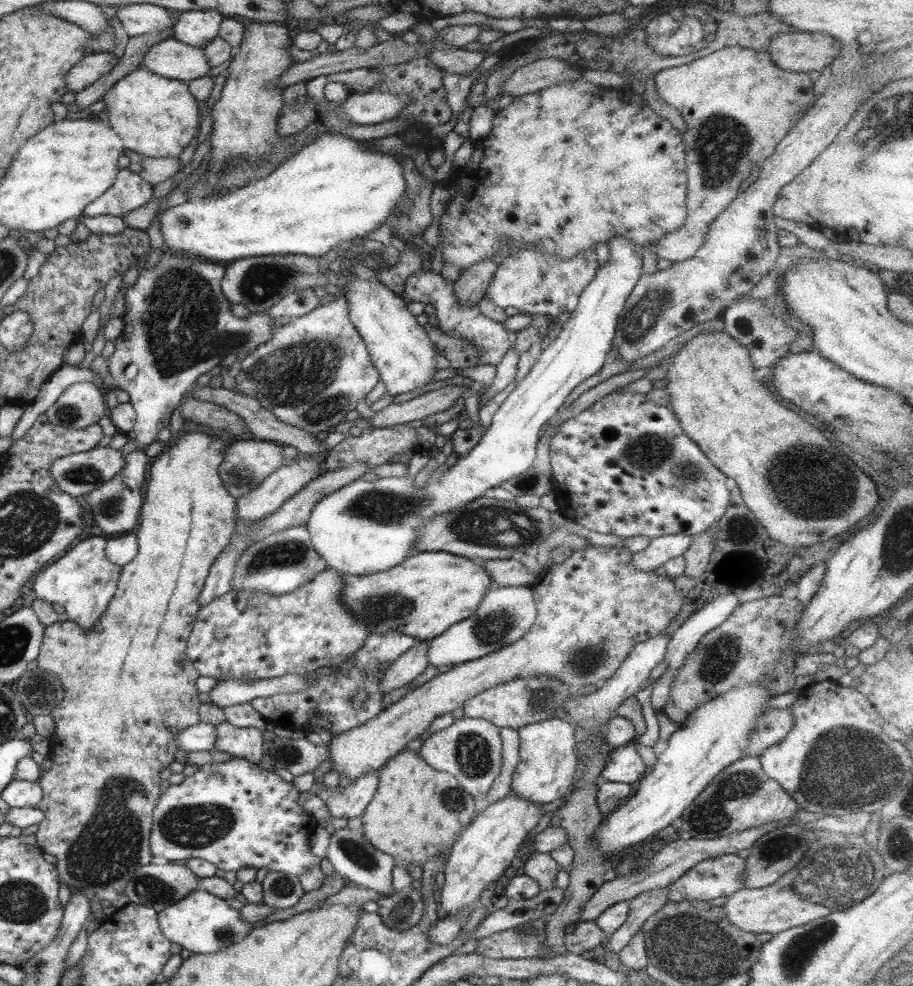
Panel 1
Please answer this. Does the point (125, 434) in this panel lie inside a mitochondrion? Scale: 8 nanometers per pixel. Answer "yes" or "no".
no

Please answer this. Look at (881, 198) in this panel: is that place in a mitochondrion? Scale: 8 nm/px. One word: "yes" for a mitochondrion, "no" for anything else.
no

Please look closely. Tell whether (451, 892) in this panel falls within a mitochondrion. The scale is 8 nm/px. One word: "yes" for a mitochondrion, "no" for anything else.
no

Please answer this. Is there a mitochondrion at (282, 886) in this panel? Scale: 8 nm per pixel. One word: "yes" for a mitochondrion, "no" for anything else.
yes

